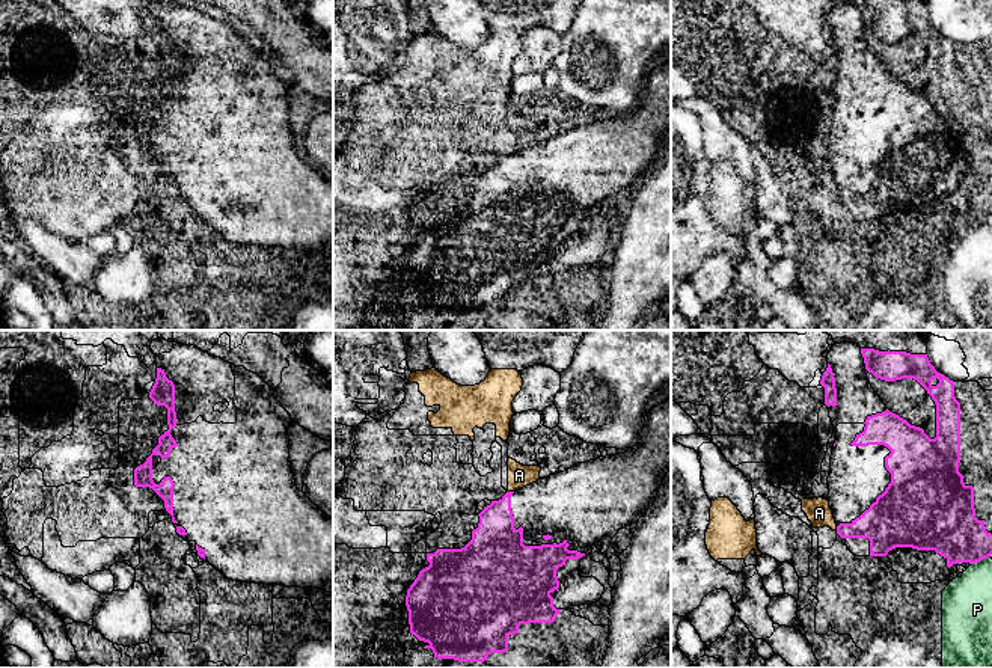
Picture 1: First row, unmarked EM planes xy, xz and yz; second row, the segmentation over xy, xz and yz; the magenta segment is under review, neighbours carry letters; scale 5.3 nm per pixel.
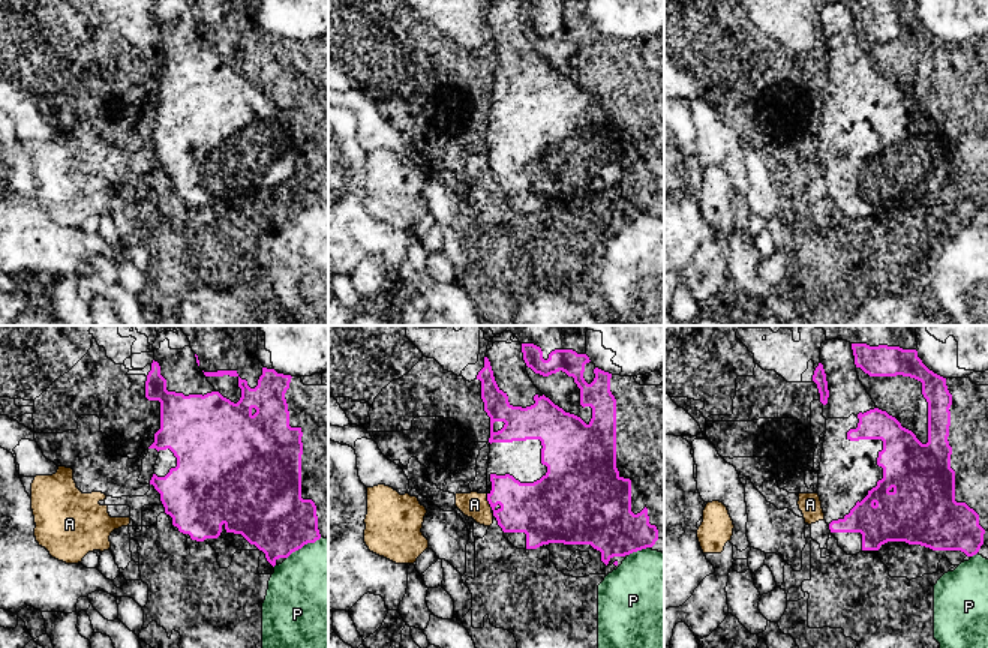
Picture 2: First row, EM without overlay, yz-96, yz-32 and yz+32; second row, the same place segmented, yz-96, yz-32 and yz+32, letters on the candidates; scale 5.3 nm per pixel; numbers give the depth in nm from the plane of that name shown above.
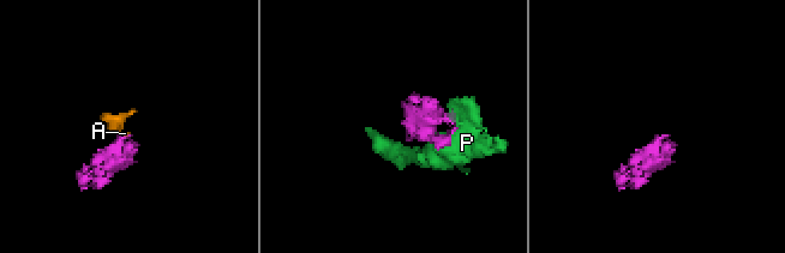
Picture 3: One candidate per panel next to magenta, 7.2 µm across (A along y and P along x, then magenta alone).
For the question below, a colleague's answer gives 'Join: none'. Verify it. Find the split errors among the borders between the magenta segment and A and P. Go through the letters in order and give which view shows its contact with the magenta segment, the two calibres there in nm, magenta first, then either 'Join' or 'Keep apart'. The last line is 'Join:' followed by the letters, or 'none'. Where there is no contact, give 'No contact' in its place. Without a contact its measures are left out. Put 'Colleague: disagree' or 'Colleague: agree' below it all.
A: Touches magenta in xz. Thickness 220 nm (magenta) against 120 nm. Keep apart
P: Touches magenta in yz. Thickness 300 nm (magenta) against 280 nm. Keep apart
Join: none
Colleague: agree

